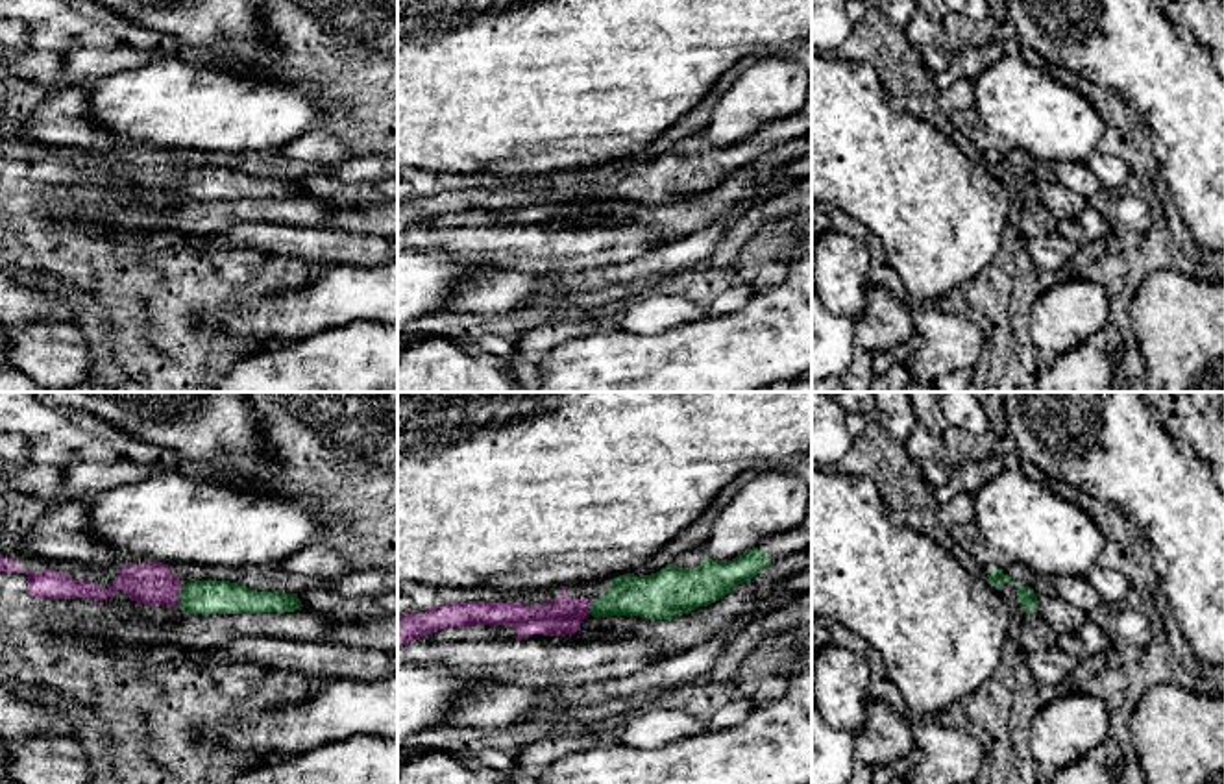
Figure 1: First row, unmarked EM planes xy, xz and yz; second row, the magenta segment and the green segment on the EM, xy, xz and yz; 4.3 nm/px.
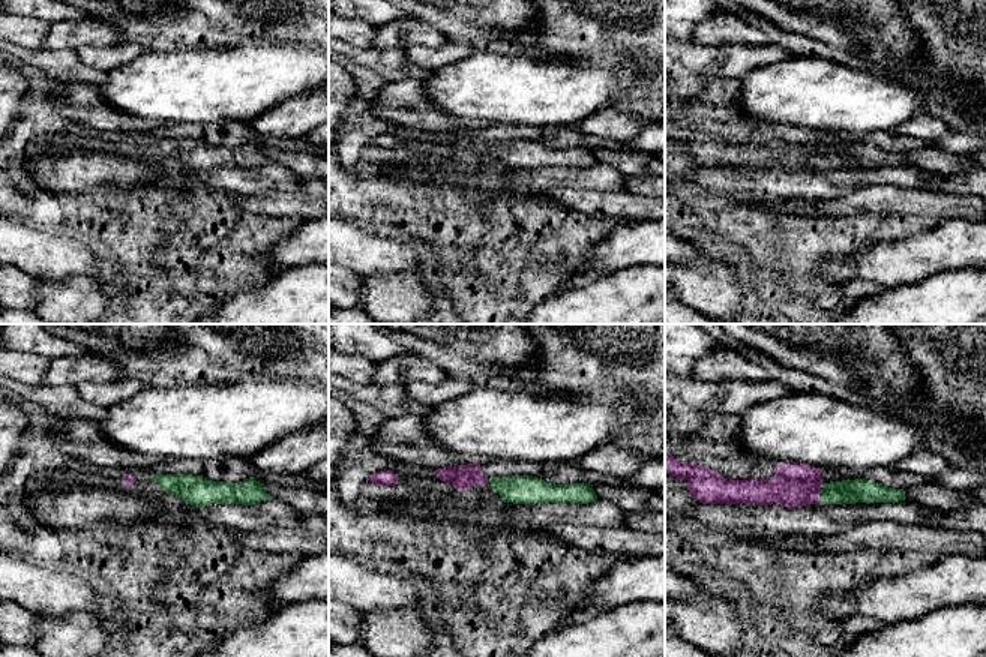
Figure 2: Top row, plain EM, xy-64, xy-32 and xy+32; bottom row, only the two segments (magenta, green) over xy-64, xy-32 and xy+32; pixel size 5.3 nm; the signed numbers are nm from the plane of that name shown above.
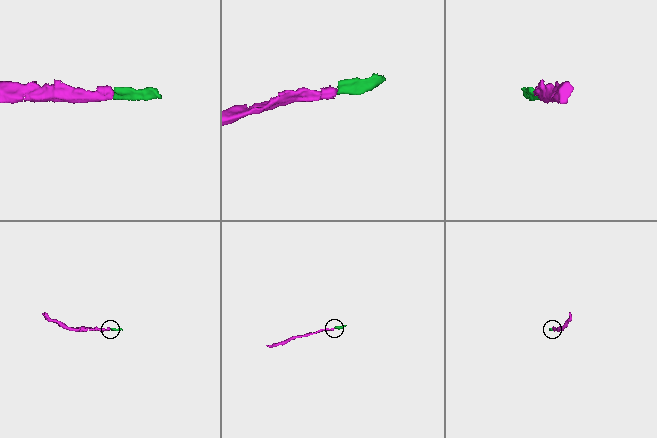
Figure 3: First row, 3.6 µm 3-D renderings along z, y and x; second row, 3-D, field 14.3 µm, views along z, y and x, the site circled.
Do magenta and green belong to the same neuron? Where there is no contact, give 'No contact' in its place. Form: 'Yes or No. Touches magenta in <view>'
Yes. Touches magenta in xy

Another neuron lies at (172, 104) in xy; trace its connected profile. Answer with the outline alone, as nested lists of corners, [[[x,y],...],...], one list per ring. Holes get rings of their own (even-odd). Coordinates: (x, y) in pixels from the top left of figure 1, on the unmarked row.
[[[155,57],[148,65],[85,85],[87,118],[116,139],[161,150],[218,150],[244,153],[277,150],[320,126],[325,102],[316,87],[281,85],[264,78],[242,78],[233,70],[179,57]]]

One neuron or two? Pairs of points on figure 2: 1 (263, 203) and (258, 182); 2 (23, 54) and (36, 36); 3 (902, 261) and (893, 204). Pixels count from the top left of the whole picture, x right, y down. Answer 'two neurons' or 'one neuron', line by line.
1: two neurons
2: two neurons
3: two neurons

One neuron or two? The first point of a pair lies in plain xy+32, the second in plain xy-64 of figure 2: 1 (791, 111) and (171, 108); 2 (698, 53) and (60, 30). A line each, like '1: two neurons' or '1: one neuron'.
1: one neuron
2: two neurons

